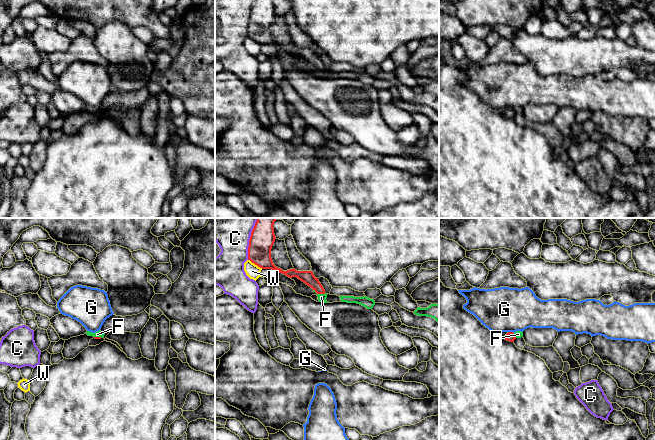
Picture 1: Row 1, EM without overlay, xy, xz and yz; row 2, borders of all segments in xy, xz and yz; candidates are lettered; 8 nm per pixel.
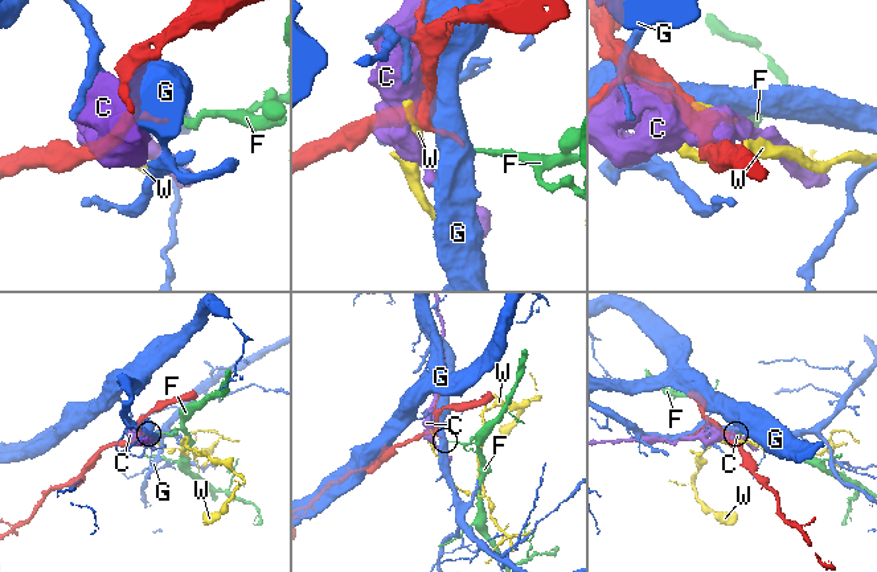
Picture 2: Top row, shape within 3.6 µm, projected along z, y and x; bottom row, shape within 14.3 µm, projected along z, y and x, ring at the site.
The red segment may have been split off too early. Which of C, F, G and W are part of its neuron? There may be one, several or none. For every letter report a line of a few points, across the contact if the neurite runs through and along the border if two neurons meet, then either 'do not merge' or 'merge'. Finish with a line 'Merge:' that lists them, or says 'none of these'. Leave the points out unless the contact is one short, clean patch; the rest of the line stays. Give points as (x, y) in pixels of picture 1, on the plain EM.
C: do not merge
F: line xz (325, 69), (317, 70); do not merge
G: do not merge
W: line xz (248, 35), (262, 44); do not merge
Merge: none of these

